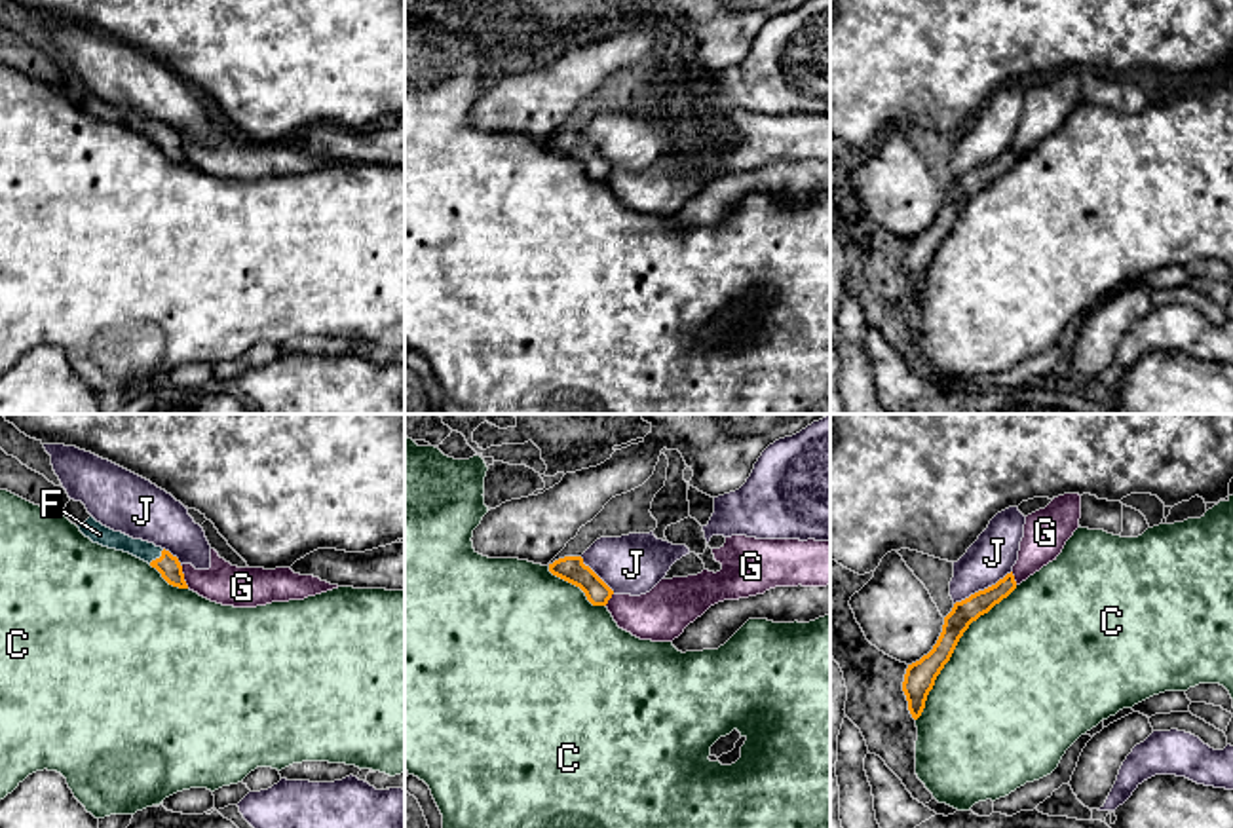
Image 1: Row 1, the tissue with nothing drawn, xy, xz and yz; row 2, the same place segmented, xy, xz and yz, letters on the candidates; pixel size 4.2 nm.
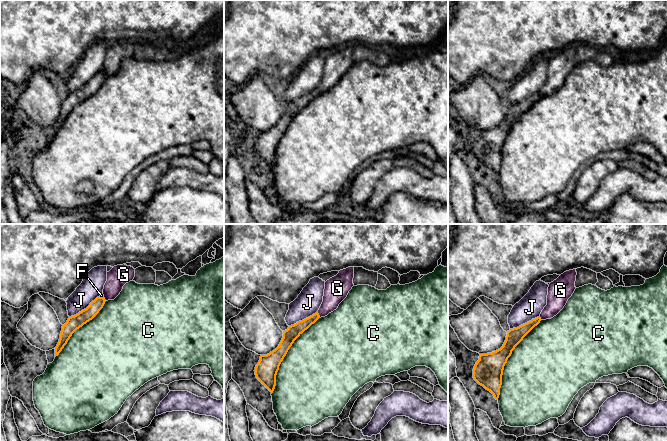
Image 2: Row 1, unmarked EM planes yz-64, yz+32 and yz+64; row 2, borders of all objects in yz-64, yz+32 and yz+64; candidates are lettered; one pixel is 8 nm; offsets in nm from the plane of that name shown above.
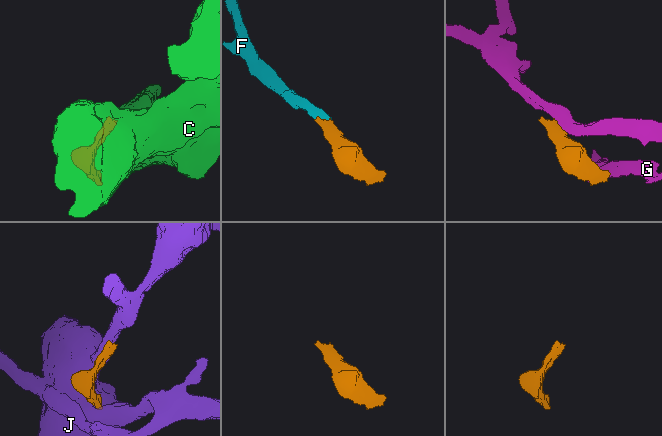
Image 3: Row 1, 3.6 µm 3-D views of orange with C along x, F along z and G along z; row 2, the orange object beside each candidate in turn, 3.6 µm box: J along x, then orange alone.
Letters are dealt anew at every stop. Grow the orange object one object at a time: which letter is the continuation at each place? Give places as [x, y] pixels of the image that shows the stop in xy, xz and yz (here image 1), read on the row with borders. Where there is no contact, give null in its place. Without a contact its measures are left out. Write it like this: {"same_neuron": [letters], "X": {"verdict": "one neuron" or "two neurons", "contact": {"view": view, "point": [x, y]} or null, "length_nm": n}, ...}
{"same_neuron": ["F"], "C": {"verdict": "two neurons", "contact": {"view": "yz", "point": [954, 648]}, "length_nm": 700}, "F": {"verdict": "one neuron", "contact": {"view": "xy", "point": [156, 559]}, "length_nm": 90}, "G": {"verdict": "two neurons", "contact": {"view": "xy", "point": [183, 576]}, "length_nm": 110}, "J": {"verdict": "two neurons", "contact": {"view": "yz", "point": [985, 589]}, "length_nm": 280}}

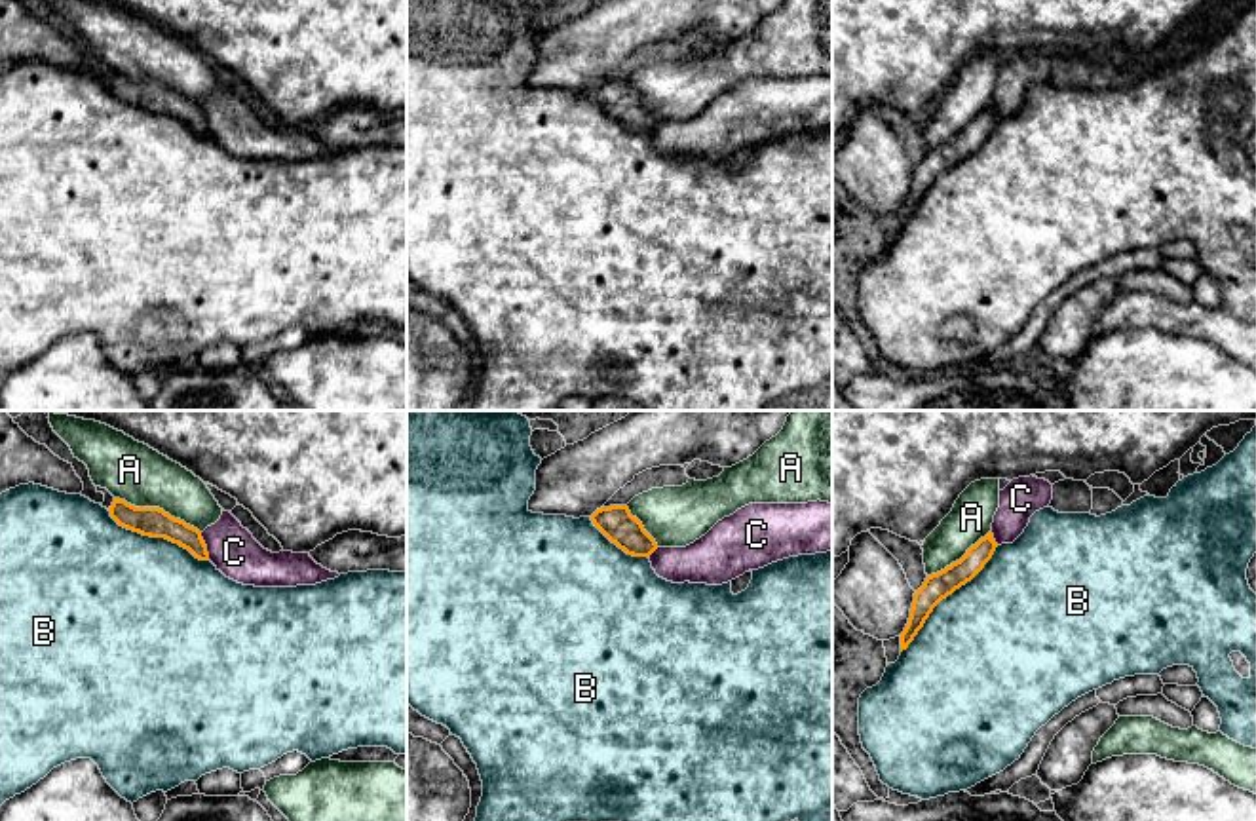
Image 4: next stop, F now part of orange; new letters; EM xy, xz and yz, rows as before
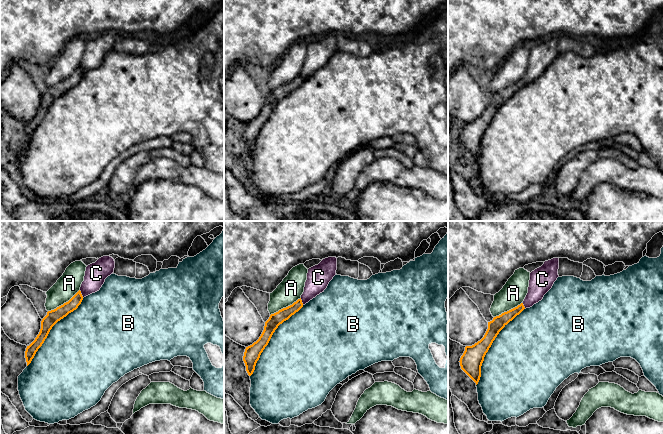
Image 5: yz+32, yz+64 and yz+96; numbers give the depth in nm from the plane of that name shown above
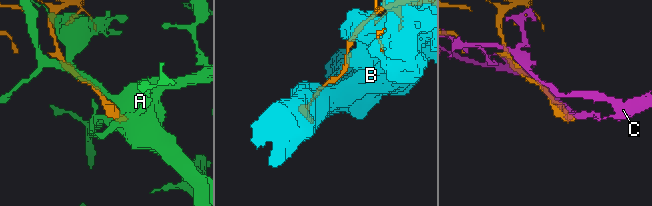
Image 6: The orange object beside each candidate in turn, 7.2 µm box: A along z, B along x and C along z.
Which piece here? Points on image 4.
{"same_neuron": [], "A": {"verdict": "two neurons", "contact": {"view": "xy", "point": [158, 508]}, "length_nm": 400}, "B": {"verdict": "two neurons", "contact": {"view": "yz", "point": [947, 595]}, "length_nm": 600}, "C": {"verdict": "two neurons", "contact": {"view": "xy", "point": [206, 546]}, "length_nm": 130}}

